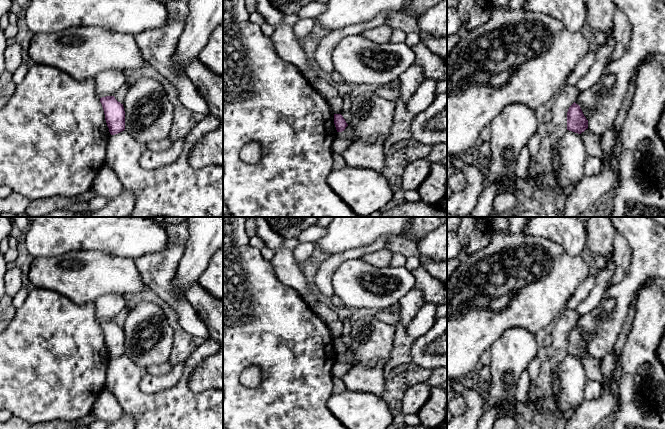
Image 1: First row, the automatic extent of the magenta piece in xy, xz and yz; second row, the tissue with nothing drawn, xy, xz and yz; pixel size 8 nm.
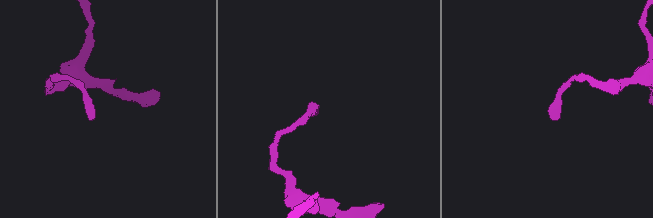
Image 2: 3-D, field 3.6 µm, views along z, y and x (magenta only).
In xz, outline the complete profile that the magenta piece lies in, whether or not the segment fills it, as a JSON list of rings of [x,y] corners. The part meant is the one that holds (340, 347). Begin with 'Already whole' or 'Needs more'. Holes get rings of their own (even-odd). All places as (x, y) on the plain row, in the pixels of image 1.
Already whole. [[[334,338],[334,348],[337,356],[342,356],[348,350],[341,338]]]

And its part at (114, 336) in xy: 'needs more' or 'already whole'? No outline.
already whole

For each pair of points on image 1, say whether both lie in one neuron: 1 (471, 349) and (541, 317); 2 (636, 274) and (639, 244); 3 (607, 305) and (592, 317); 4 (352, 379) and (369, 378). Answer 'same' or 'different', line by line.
1: same
2: same
3: same
4: same

